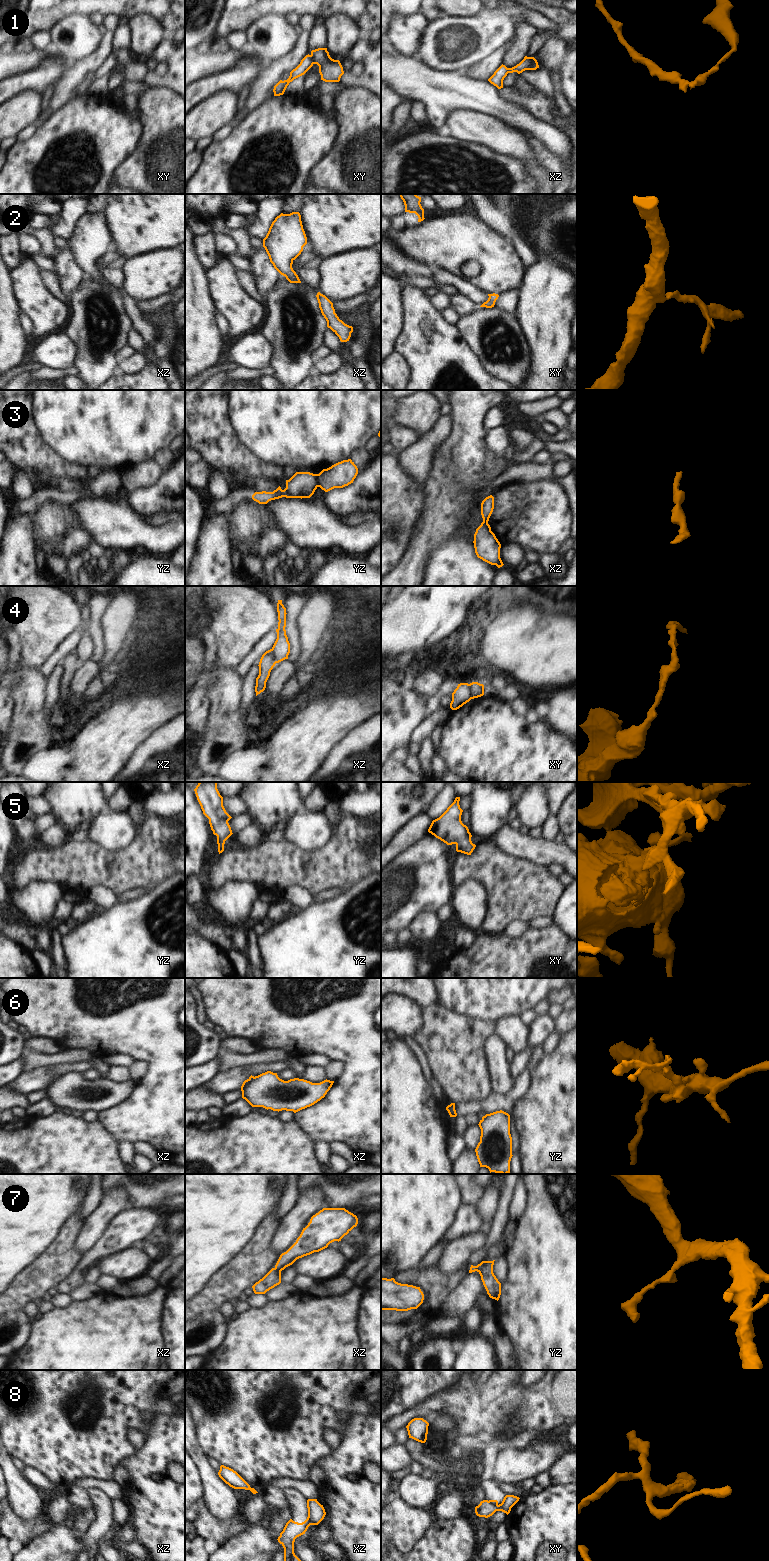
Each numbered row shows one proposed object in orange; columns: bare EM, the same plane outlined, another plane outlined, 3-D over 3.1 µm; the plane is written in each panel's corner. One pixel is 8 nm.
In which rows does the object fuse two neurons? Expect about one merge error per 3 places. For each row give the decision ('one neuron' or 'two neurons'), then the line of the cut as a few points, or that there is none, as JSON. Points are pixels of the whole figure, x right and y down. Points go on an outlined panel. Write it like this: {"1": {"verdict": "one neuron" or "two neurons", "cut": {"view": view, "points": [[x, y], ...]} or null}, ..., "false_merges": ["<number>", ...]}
{"1": {"verdict": "two neurons", "cut": {"view": "xy", "points": [[310, 55], [313, 63]]}}, "2": {"verdict": "one neuron", "cut": null}, "3": {"verdict": "two neurons", "cut": {"view": "yz", "points": [[316, 474], [319, 486]]}}, "4": {"verdict": "two neurons", "cut": {"view": "xy", "points": [[469, 684], [469, 695], [472, 698]]}}, "5": {"verdict": "one neuron", "cut": null}, "6": {"verdict": "two neurons", "cut": {"view": "xz", "points": [[254, 1077], [241, 1089]]}}, "7": {"verdict": "one neuron", "cut": null}, "8": {"verdict": "two neurons", "cut": {"view": "xz", "points": [[308, 1515], [311, 1524]]}}, "false_merges": ["1", "3", "4", "6", "8"]}

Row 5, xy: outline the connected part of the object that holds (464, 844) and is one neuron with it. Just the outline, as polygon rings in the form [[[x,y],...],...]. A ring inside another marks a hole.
[[[460,797],[437,819],[433,820],[428,832],[447,845],[456,845],[456,851],[471,855],[476,845],[471,841],[471,833],[461,821],[463,810],[459,805]]]

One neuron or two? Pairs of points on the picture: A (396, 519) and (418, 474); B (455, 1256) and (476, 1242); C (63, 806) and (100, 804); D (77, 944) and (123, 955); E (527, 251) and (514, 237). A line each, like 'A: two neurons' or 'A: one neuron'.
A: two neurons
B: one neuron
C: one neuron
D: one neuron
E: one neuron

